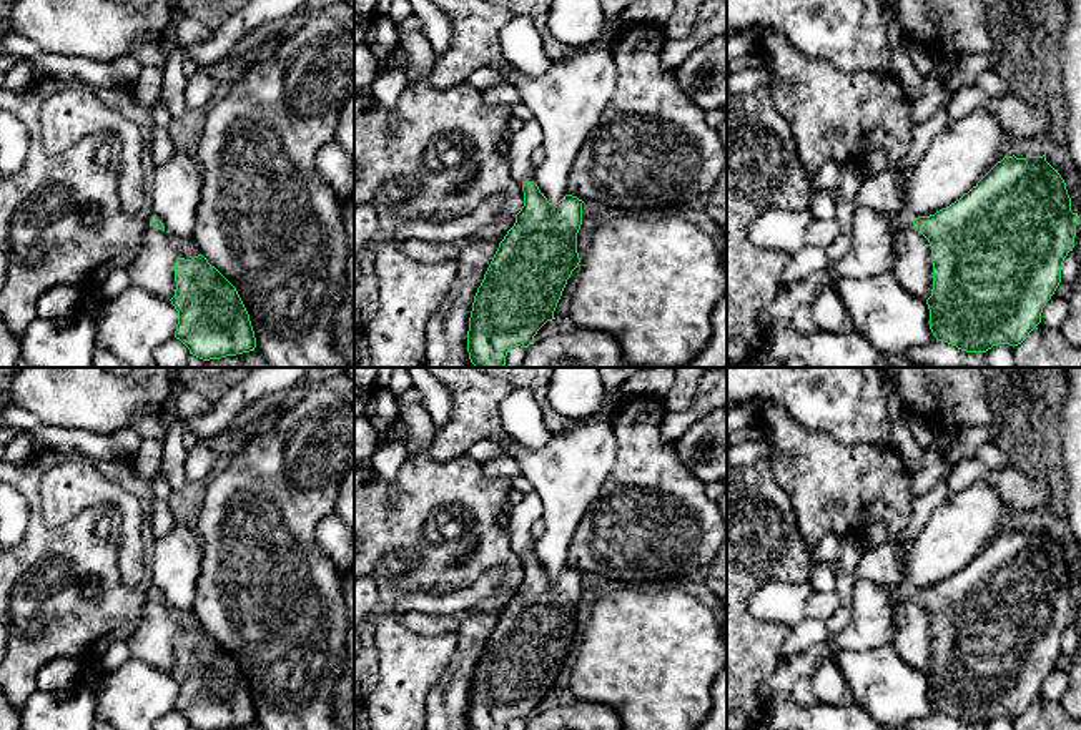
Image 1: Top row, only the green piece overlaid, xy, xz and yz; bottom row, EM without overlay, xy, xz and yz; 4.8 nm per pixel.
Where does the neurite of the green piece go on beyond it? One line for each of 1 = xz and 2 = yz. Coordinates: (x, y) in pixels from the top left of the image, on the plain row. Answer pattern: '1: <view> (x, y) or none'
1: none
2: yz (873, 607)

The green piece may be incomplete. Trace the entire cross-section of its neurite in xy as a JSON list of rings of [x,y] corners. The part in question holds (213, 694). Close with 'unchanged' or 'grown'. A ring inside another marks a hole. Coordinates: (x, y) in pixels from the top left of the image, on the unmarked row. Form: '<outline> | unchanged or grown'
[[[203,627],[178,630],[175,654],[175,710],[190,727],[226,730],[254,723],[254,703],[236,660]]] | unchanged

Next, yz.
[[[1046,522],[1043,529],[1026,529],[1026,530],[1016,530],[1014,527],[1004,529],[968,565],[965,565],[960,572],[956,572],[950,579],[936,584],[935,587],[915,590],[913,587],[903,584],[903,585],[898,585],[893,592],[888,592],[883,587],[866,579],[856,579],[853,585],[853,595],[851,595],[853,615],[851,615],[850,624],[842,632],[830,634],[825,642],[780,662],[775,672],[760,685],[758,697],[763,707],[772,708],[780,702],[788,700],[792,697],[793,682],[798,677],[810,677],[820,667],[823,658],[833,658],[837,654],[843,650],[866,650],[866,649],[875,649],[885,642],[890,642],[891,634],[893,634],[893,619],[895,619],[896,607],[903,600],[913,599],[918,605],[921,605],[928,612],[931,619],[933,662],[931,662],[931,668],[926,672],[926,677],[930,682],[930,702],[933,708],[936,710],[936,713],[945,713],[966,725],[986,725],[988,722],[998,717],[1009,717],[1014,720],[1021,717],[1029,708],[1029,705],[1041,695],[1043,680],[1051,672],[1051,668],[1054,667],[1056,660],[1061,655],[1063,634],[1068,629],[1068,625],[1073,624],[1074,620],[1076,597],[1078,597],[1078,585],[1071,584],[1071,570],[1068,567],[1066,555],[1058,545],[1058,542],[1054,542],[1046,534]]] | grown

